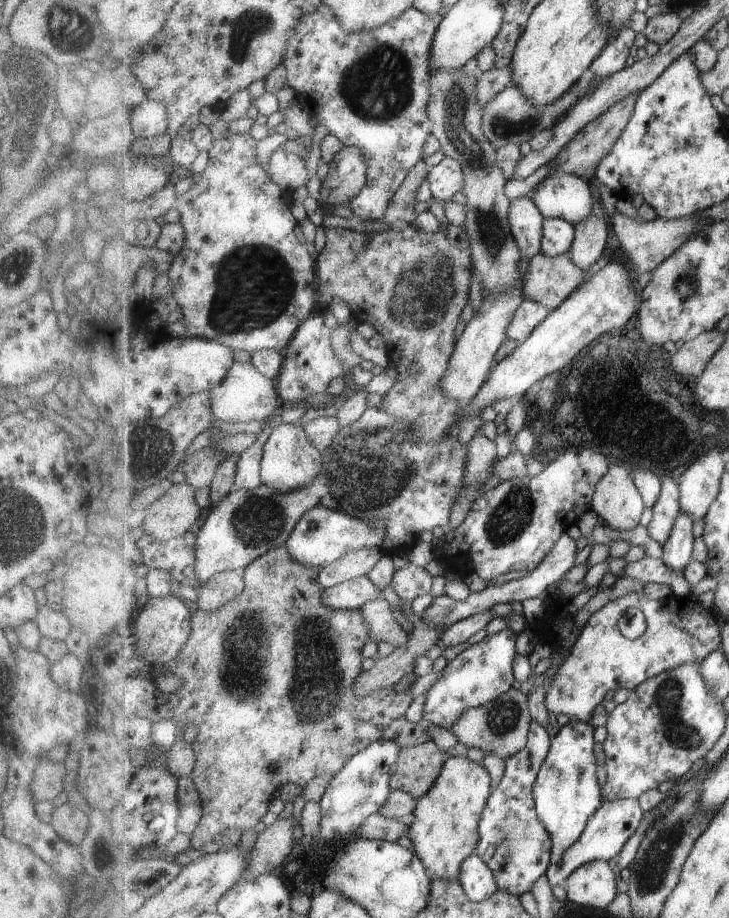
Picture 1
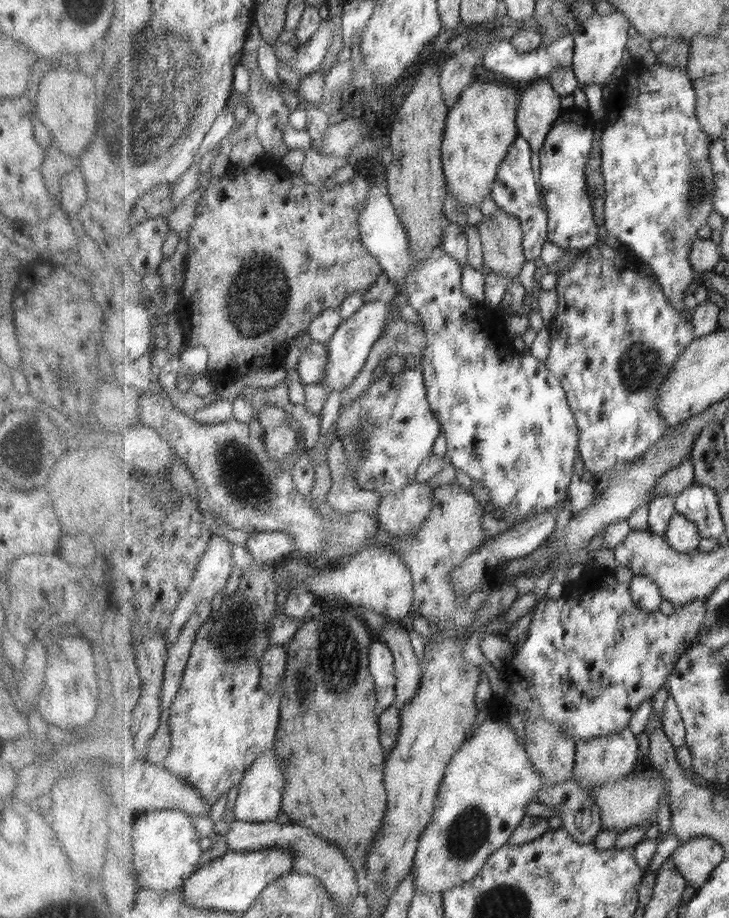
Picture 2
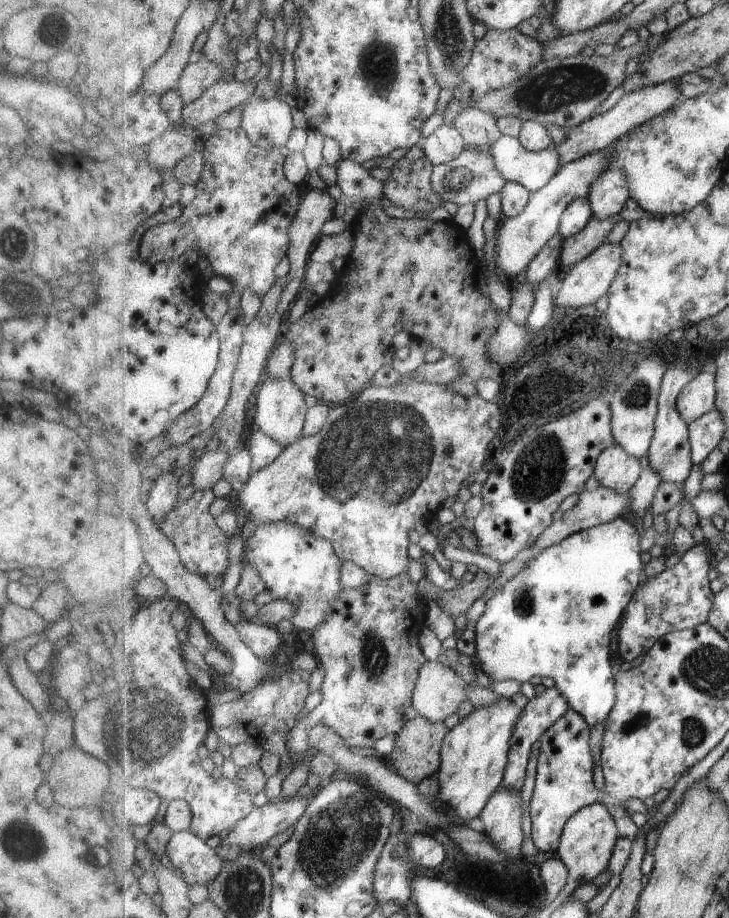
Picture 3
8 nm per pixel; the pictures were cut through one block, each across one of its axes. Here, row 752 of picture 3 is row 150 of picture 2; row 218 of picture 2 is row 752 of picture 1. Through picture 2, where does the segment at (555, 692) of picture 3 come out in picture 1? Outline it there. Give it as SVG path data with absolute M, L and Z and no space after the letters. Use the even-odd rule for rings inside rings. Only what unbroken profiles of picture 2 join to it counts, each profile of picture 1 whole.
M531 724L528 745L505 761L504 775L489 797L480 822L480 841L476 853L494 872L502 891L521 896L532 892L535 883L552 864L552 838L541 822L533 791L536 780L552 746L552 739L541 724Z

